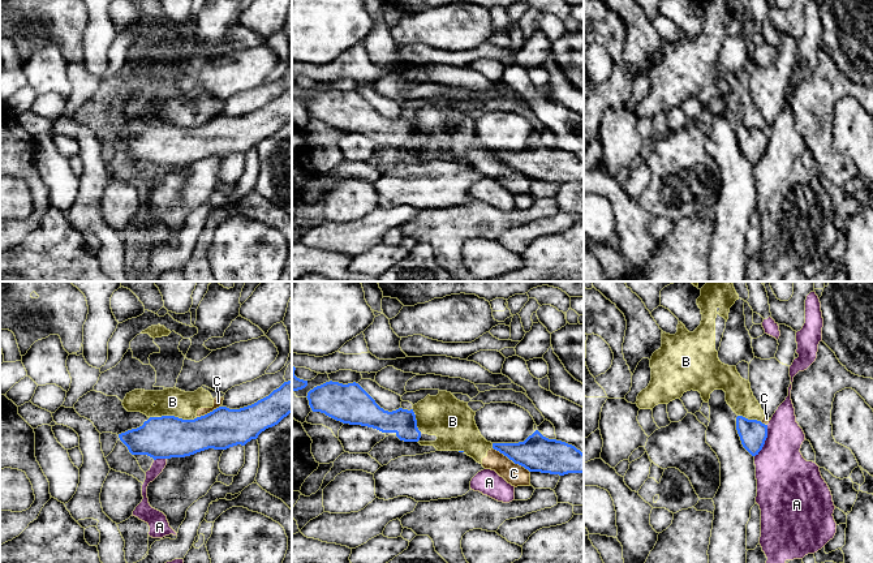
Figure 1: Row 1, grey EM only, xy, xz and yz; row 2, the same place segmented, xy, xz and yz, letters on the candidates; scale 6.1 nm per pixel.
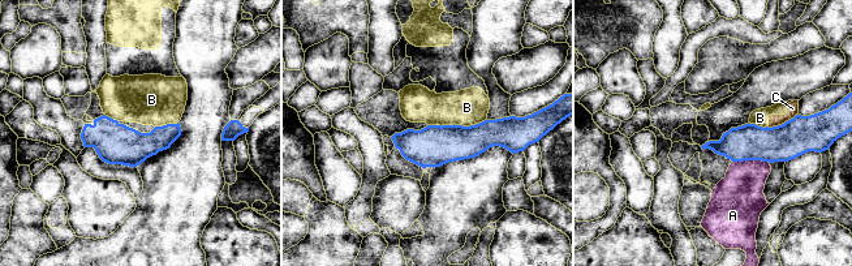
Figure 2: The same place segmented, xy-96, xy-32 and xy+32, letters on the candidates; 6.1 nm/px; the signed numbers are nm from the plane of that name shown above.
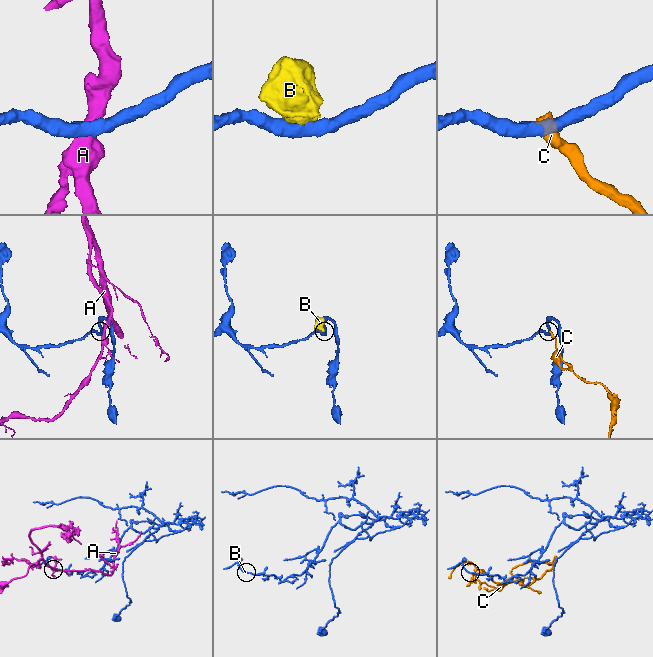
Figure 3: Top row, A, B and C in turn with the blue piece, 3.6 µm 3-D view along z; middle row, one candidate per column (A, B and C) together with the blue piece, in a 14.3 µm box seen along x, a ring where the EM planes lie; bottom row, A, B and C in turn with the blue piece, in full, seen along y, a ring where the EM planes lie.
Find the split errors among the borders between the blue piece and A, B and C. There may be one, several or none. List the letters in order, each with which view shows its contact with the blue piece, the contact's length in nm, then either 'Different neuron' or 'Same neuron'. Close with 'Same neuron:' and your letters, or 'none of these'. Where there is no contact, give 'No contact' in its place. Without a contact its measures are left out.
A: Touches blue in yz. Shared border 220 nm. Different neuron
B: Touches blue in xy. Shared border 280 nm. Different neuron
C: Touches blue in xz. Shared border 280 nm. Different neuron
Same neuron: none of these

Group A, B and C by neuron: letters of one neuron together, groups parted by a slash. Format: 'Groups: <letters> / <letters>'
Groups: A / B C

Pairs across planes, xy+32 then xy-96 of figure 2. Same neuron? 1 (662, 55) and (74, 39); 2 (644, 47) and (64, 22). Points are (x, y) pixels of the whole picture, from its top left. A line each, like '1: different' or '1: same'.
1: different
2: same

